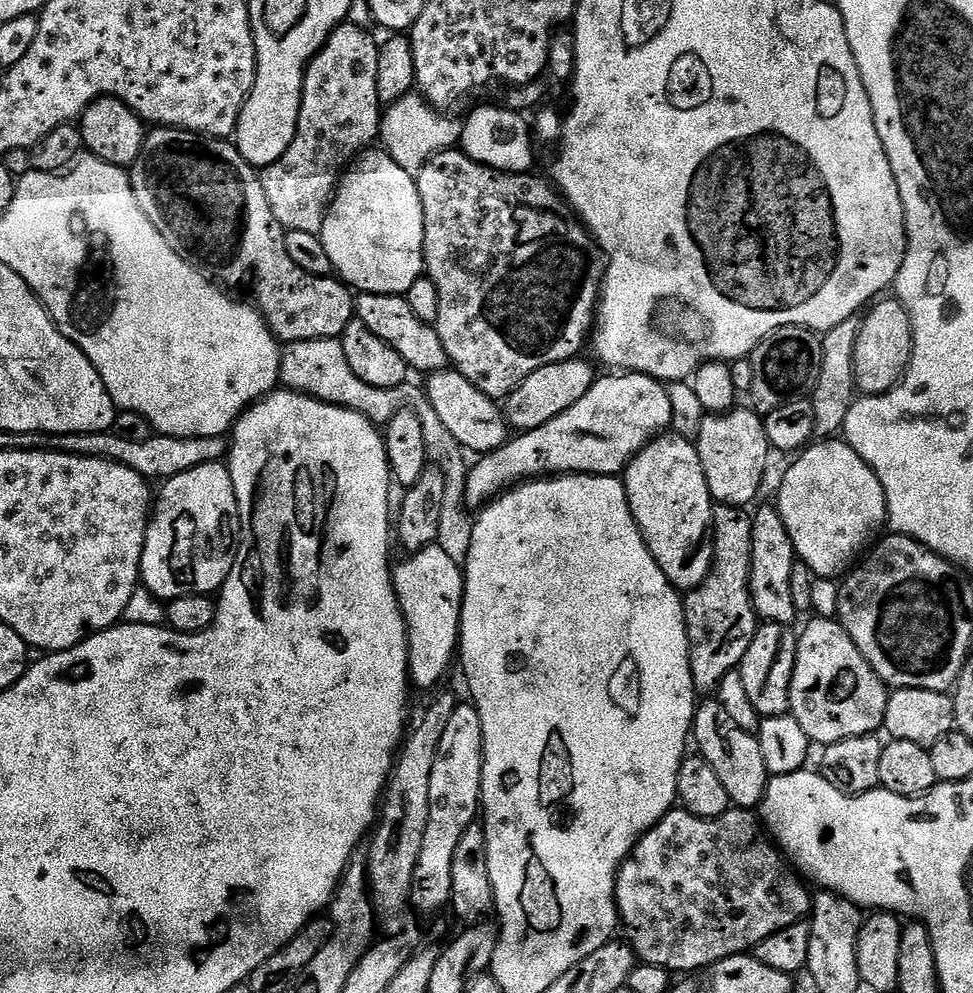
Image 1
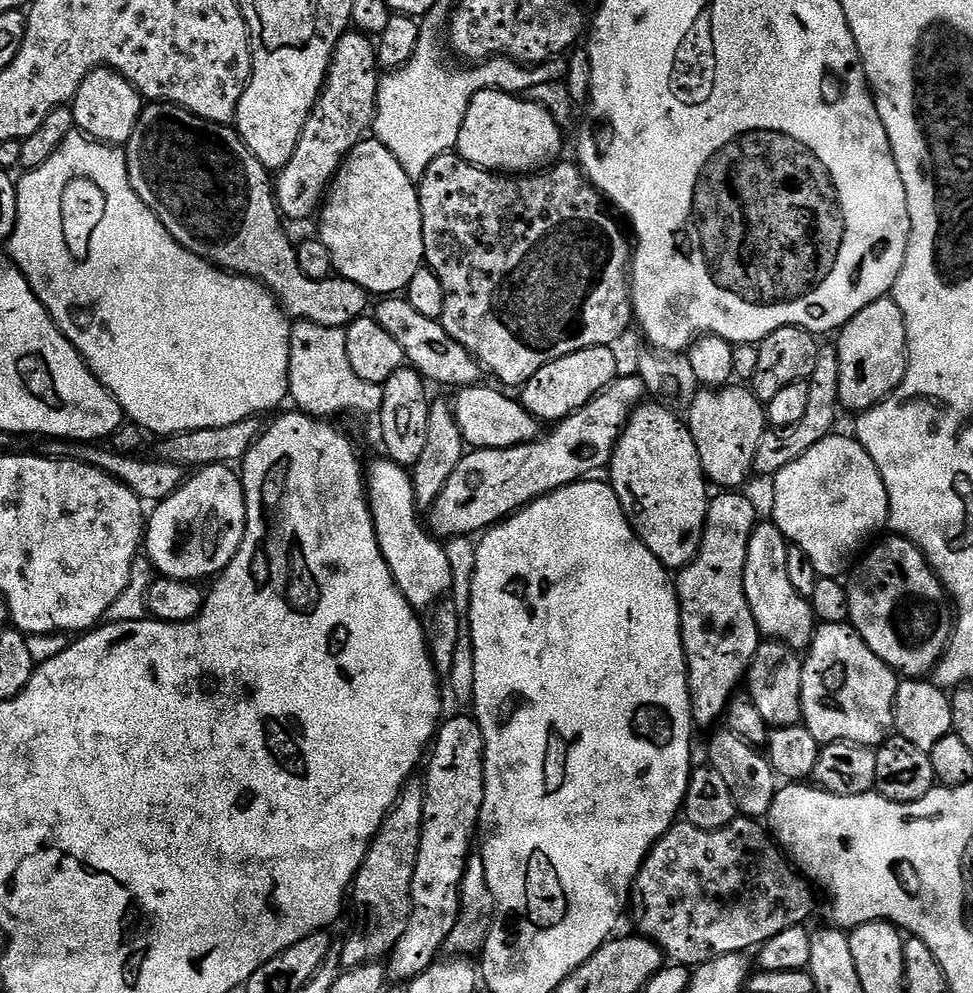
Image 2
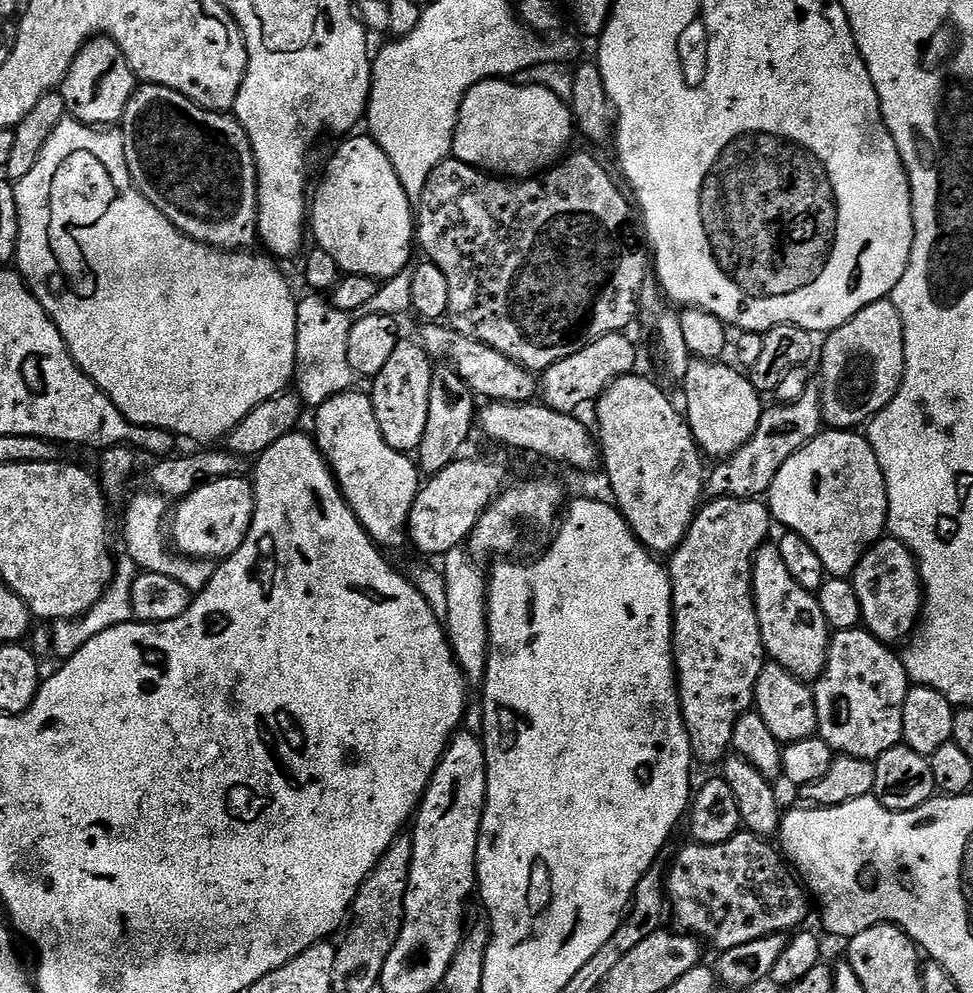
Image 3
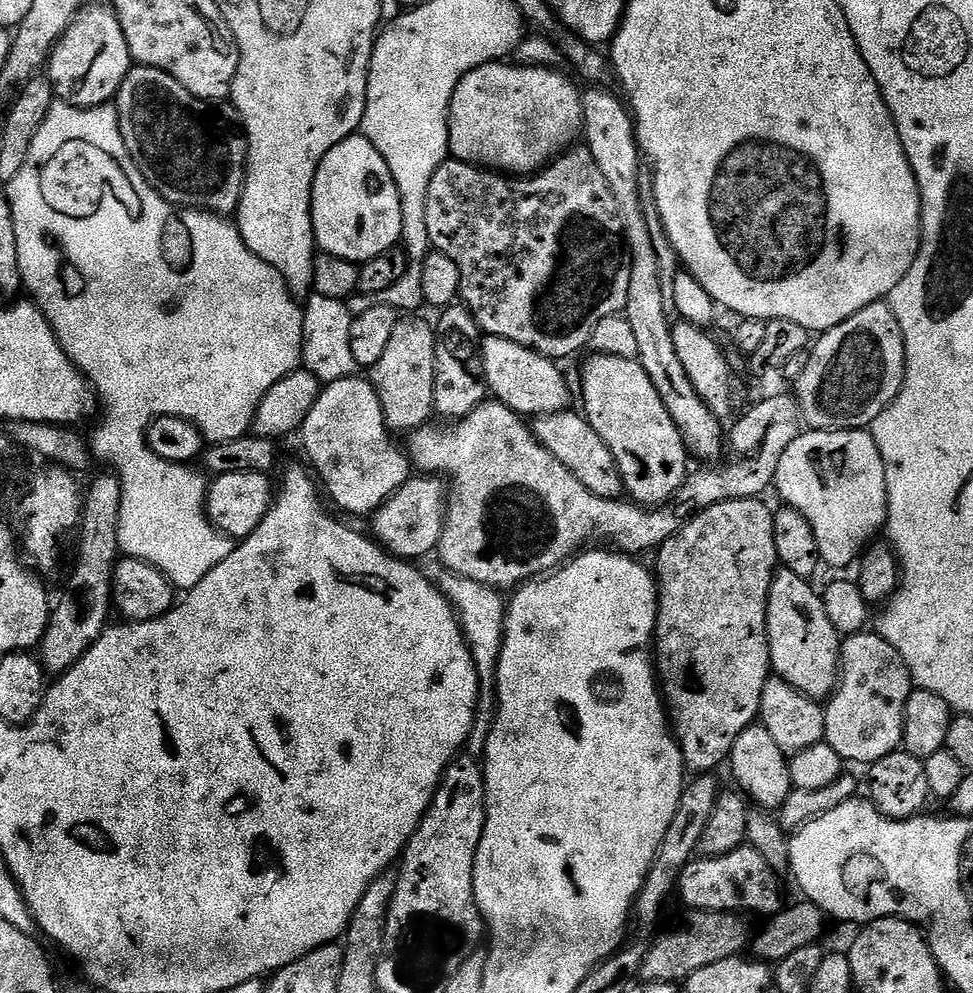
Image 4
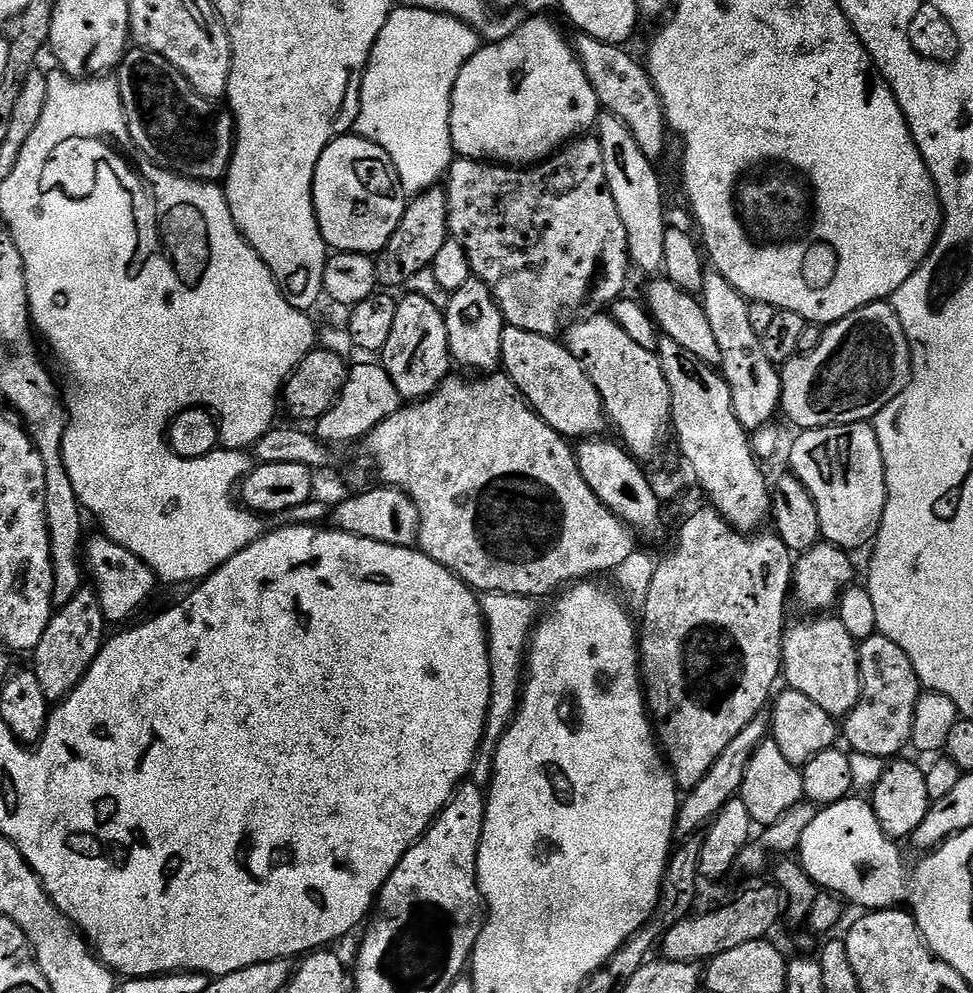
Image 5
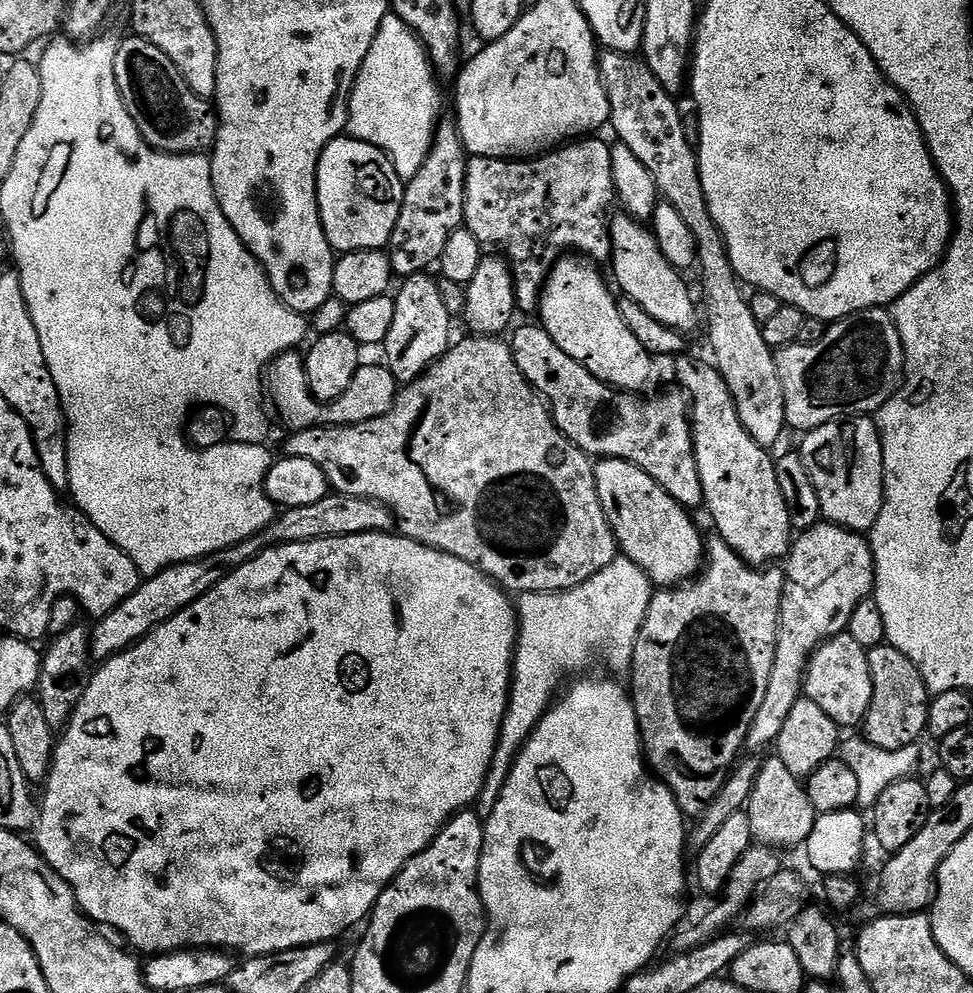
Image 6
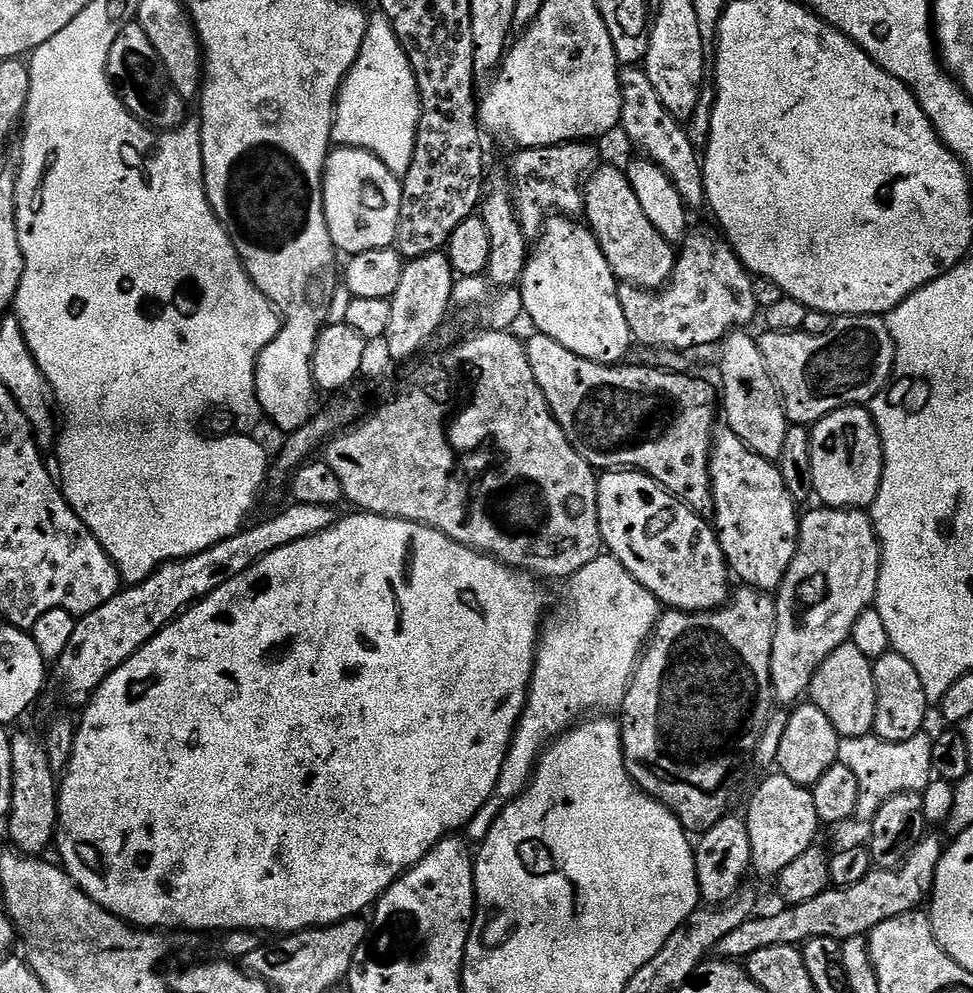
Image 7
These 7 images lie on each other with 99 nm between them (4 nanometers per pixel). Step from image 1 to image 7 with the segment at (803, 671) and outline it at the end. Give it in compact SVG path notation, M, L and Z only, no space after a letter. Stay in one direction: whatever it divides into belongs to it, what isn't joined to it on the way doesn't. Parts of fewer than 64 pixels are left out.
M890 650L874 661L872 673L876 687L876 709L872 727L874 735L878 739L900 743L925 731L924 723L928 720L930 702L926 698L926 690L922 690L922 678L918 678L918 670L914 670L914 662Z

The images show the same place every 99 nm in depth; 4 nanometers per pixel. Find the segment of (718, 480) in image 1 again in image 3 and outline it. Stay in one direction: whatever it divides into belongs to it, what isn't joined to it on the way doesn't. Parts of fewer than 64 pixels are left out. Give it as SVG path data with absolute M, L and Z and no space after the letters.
M692 358L689 359L682 387L688 429L705 457L733 456L758 428L765 405L760 404L761 393L757 392L751 379L741 369L726 366L720 360Z

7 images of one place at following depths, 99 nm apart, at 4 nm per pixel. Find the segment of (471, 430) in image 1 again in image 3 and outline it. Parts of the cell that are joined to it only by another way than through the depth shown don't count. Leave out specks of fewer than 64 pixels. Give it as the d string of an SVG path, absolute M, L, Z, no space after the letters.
M488 402L479 409L478 428L492 440L505 444L508 448L517 448L520 452L533 452L536 456L545 456L556 464L569 464L580 472L588 472L597 467L601 459L598 440L588 433L588 428L575 415L547 408L542 402L523 404L502 404Z

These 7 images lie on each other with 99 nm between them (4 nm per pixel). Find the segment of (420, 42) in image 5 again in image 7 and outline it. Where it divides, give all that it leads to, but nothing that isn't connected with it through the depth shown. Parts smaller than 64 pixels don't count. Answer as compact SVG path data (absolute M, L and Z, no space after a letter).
M376 10L369 15L366 38L362 42L362 50L354 62L354 66L344 77L340 94L336 97L336 111L332 126L332 138L337 145L345 148L361 148L374 154L395 176L403 178L406 170L410 170L410 162L414 158L416 131L420 121L420 91L416 85L416 75L410 66L410 58L398 42L398 34L394 34L394 26L390 26L390 18Z

